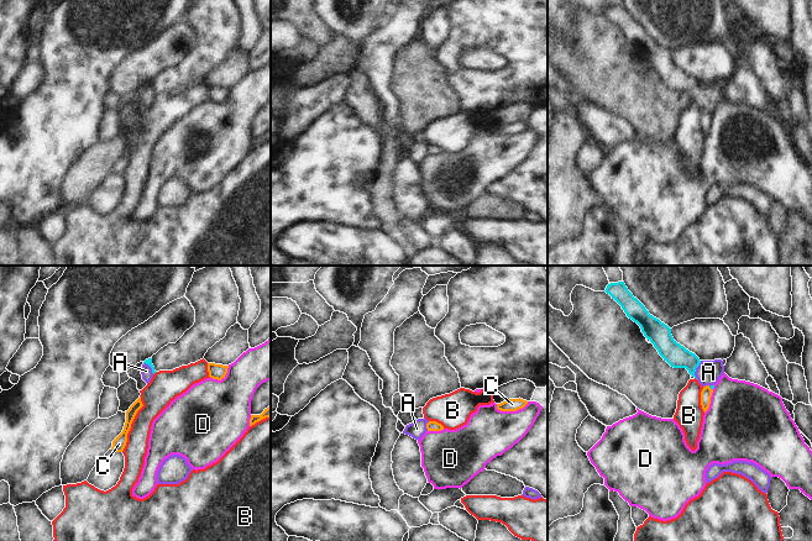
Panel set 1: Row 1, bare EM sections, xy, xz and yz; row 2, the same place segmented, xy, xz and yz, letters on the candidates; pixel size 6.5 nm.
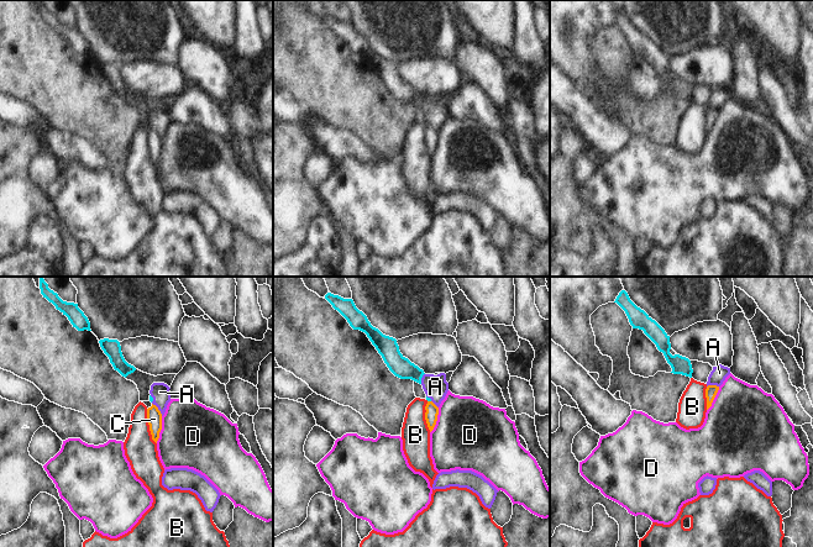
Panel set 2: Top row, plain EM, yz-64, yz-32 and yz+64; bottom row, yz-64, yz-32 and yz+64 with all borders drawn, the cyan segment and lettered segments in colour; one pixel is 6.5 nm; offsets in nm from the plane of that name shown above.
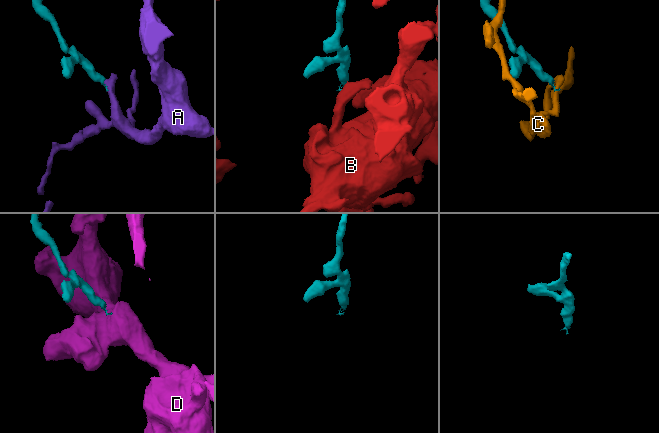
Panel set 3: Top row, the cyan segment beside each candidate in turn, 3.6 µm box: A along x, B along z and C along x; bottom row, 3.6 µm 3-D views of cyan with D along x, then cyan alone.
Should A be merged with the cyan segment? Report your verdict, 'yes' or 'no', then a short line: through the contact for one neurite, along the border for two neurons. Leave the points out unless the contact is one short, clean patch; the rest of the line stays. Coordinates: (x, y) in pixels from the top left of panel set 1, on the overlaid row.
yes | yz (674, 353), (684, 358), (695, 369), (708, 372)

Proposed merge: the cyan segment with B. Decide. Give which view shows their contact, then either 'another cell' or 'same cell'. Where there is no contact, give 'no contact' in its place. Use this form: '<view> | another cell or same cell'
no contact | another cell

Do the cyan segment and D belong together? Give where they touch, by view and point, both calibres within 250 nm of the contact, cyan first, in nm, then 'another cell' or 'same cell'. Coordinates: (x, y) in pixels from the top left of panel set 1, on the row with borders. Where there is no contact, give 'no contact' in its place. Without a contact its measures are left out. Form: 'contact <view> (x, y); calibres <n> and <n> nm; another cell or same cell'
contact yz (713, 387); calibres 20 and 420 nm; another cell

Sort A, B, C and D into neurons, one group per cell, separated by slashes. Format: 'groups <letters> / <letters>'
groups A / B / C / D

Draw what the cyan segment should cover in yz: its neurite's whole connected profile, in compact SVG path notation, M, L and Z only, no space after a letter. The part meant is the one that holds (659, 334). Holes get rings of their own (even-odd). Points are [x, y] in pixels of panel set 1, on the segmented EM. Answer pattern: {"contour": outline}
{"contour": "M624 282L611 283L604 291L622 306L629 319L640 326L644 336L654 345L664 361L674 368L686 368L702 387L714 388L724 373L722 359L701 361L695 353L677 343L671 335L671 329L650 315L628 290Z"}

